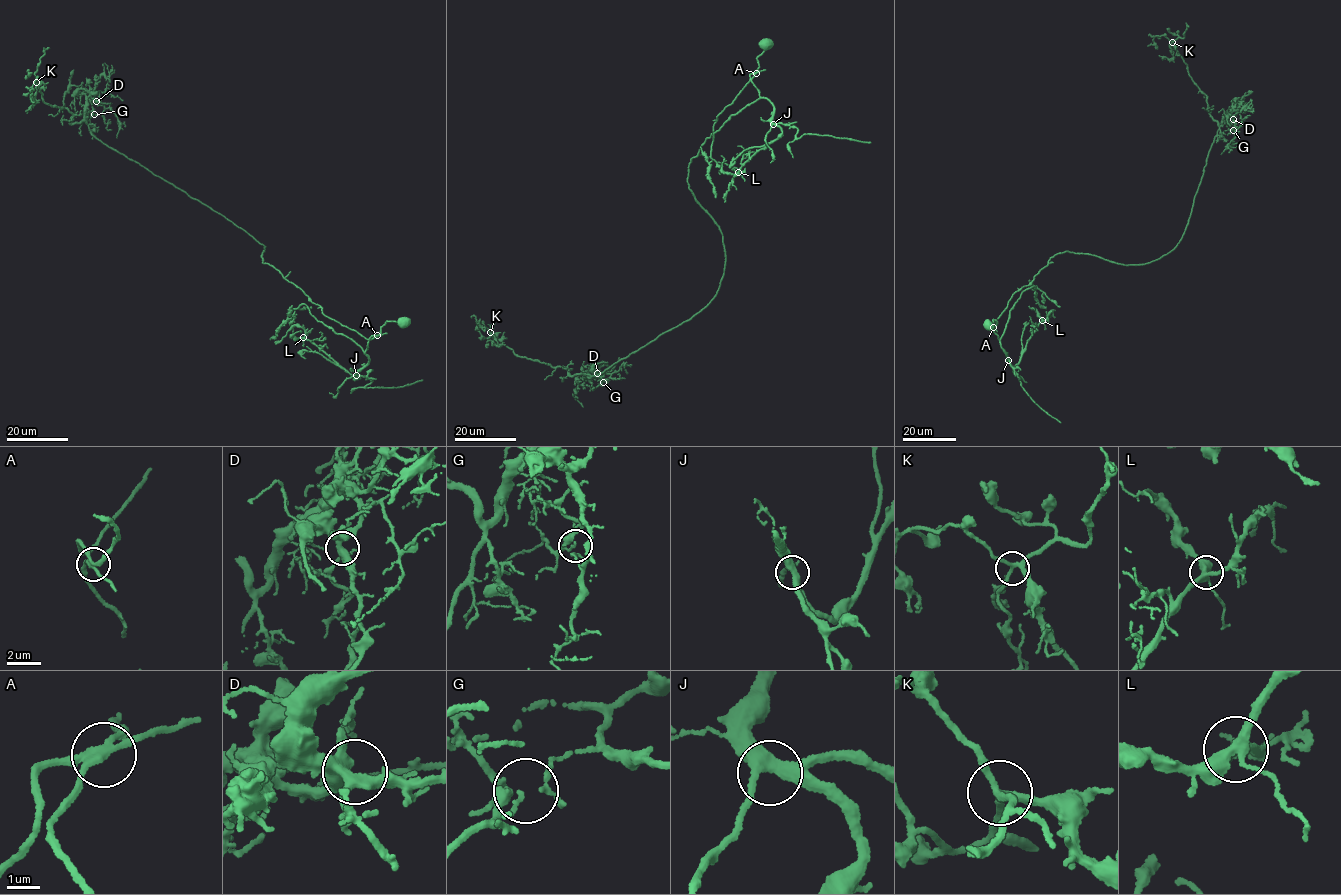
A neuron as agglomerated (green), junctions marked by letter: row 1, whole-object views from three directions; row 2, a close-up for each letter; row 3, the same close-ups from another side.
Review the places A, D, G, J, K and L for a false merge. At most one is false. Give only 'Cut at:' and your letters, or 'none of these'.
Cut at: A

